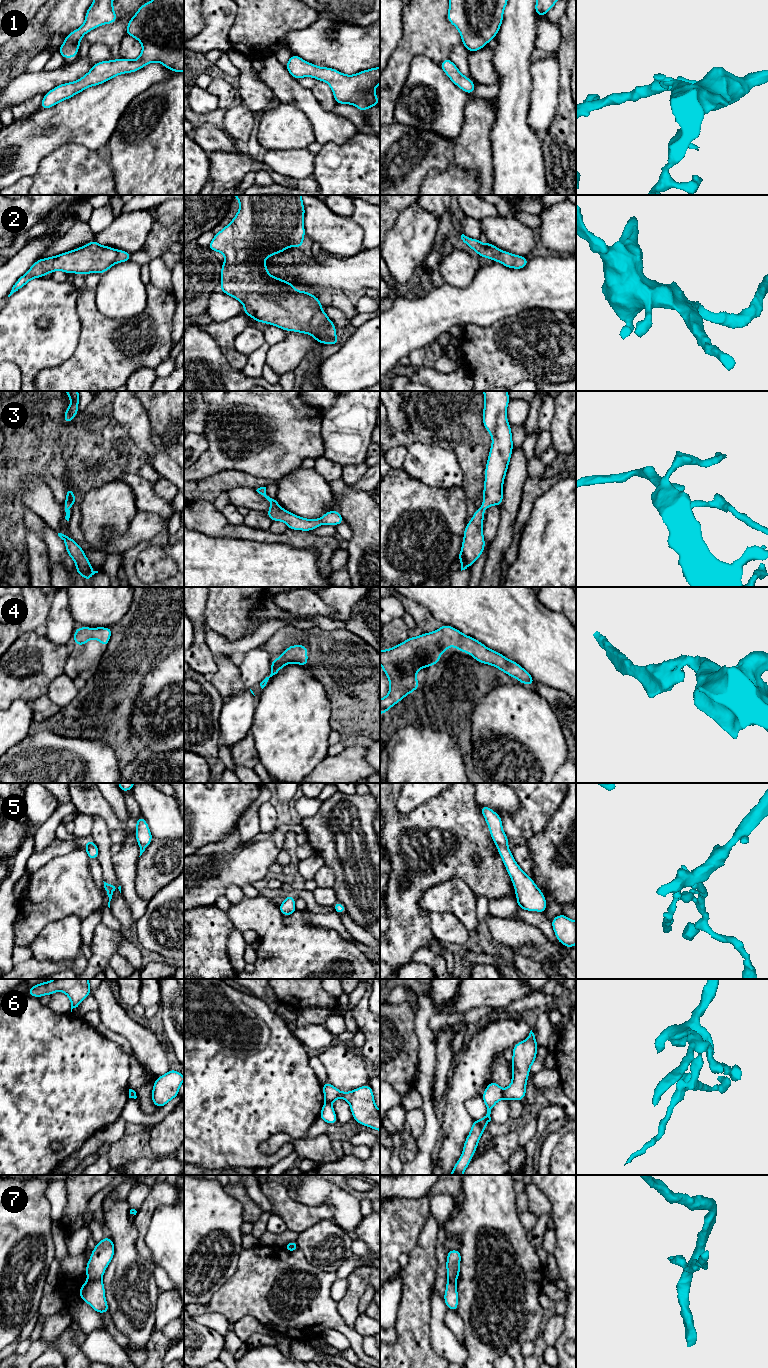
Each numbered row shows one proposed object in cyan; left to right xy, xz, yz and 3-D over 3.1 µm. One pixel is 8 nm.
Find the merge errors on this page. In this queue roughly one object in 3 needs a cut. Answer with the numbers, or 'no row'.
6, 7

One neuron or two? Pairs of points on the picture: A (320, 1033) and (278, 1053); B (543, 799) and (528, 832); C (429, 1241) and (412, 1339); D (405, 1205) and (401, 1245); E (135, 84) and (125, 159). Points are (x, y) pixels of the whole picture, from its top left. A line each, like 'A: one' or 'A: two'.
A: two
B: one
C: one
D: one
E: two

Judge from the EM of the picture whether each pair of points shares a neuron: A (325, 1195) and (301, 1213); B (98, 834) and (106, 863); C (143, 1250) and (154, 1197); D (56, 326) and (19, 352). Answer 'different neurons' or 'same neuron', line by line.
A: different neurons
B: same neuron
C: same neuron
D: same neuron

